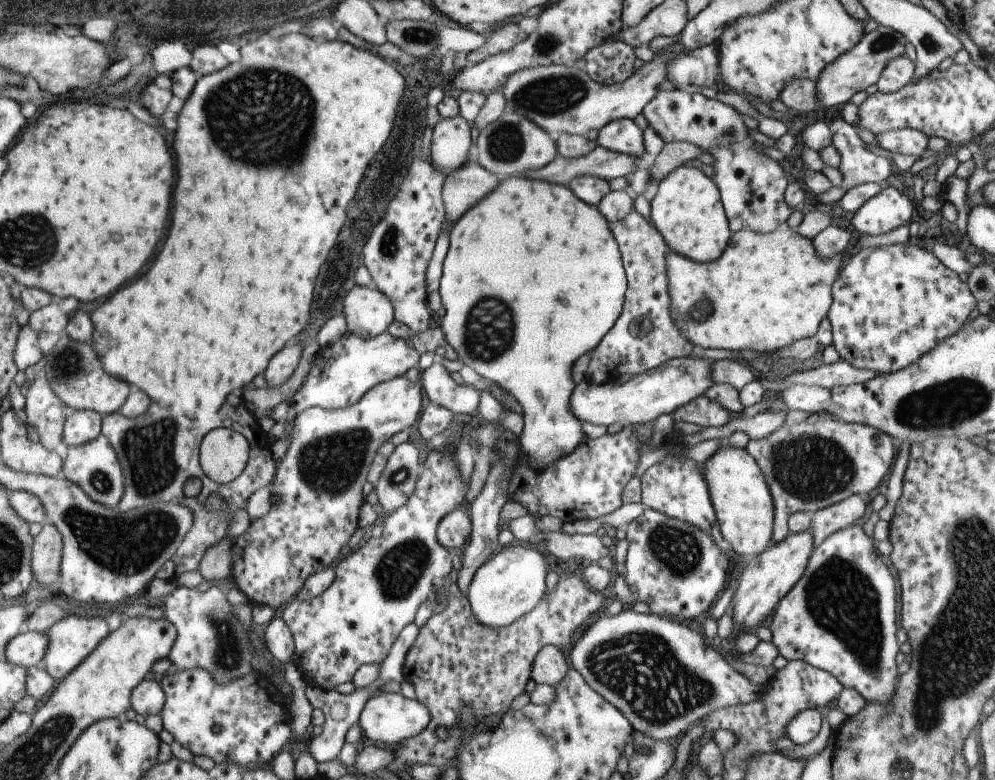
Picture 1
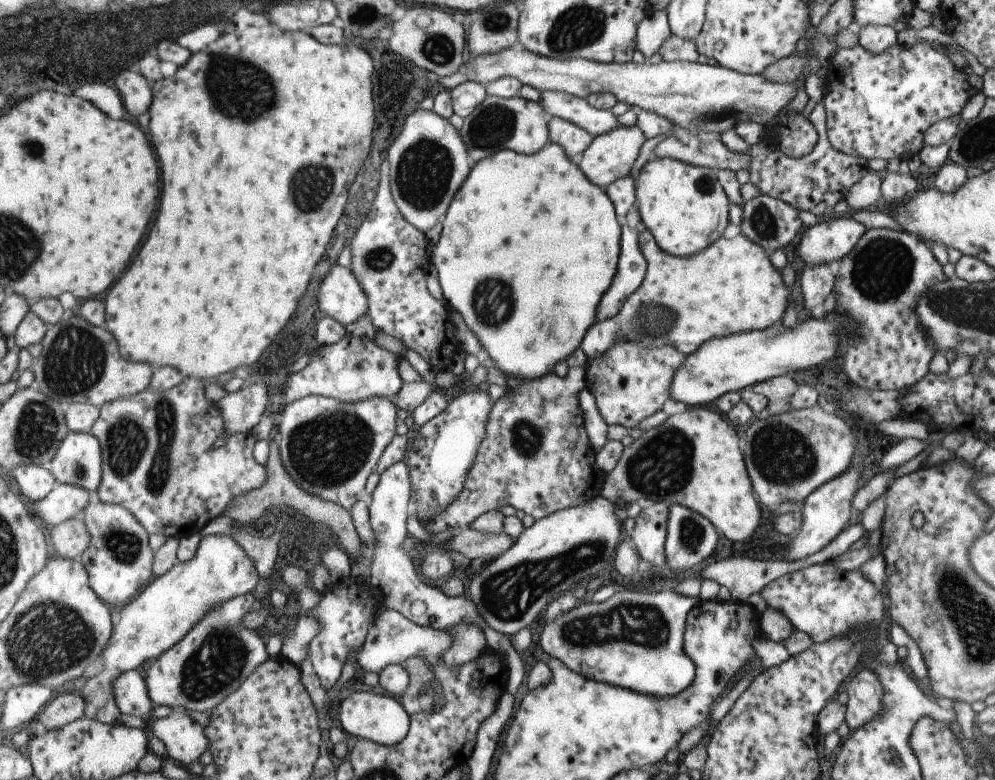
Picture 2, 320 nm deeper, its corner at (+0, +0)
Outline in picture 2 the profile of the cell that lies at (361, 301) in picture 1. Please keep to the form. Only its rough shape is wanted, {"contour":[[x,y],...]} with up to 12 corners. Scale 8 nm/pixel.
{"contour":[[331,266],[317,288],[318,310],[345,326],[366,314],[347,267]]}

